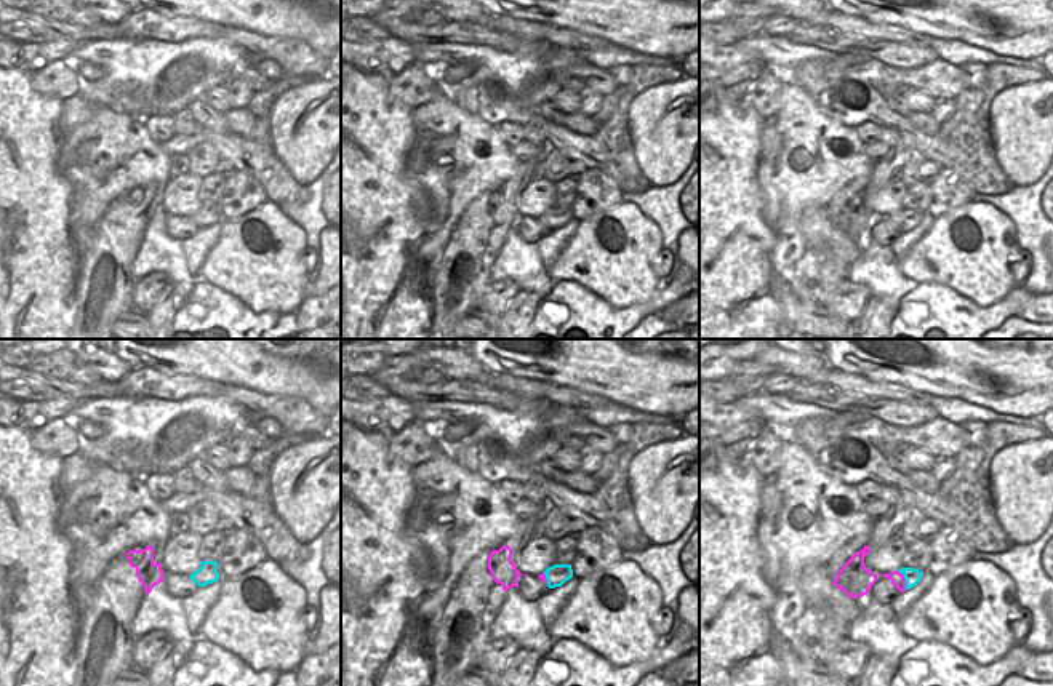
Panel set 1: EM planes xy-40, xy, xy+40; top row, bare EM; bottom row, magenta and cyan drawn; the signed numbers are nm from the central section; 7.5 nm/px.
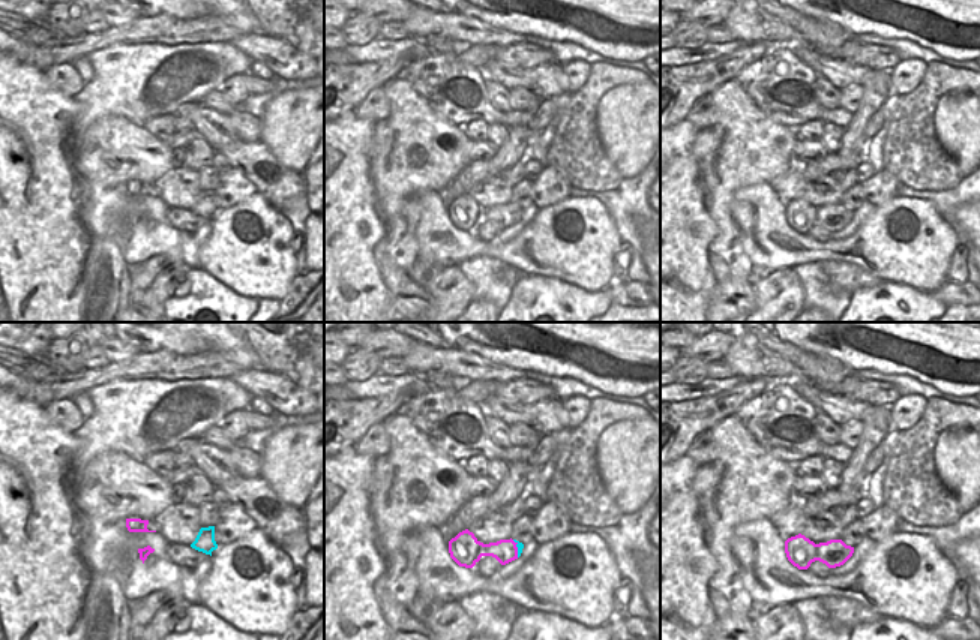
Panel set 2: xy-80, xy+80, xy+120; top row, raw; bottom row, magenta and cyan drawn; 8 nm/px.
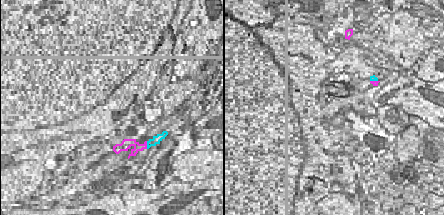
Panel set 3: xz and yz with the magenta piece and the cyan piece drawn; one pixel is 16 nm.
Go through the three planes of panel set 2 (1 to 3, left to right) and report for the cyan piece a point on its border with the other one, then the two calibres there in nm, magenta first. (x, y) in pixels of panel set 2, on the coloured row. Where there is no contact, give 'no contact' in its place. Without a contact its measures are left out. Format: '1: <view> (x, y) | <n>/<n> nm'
1: no contact
2: xy+80 (517, 549) | 190/50 nm
3: no contact

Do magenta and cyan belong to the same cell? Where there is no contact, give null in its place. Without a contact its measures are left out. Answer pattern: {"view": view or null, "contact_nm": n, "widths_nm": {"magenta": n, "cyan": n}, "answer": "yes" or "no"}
{"view": "xy+40", "contact_nm": 160, "widths_nm": {"magenta": 100, "cyan": 120}, "answer": "no"}

